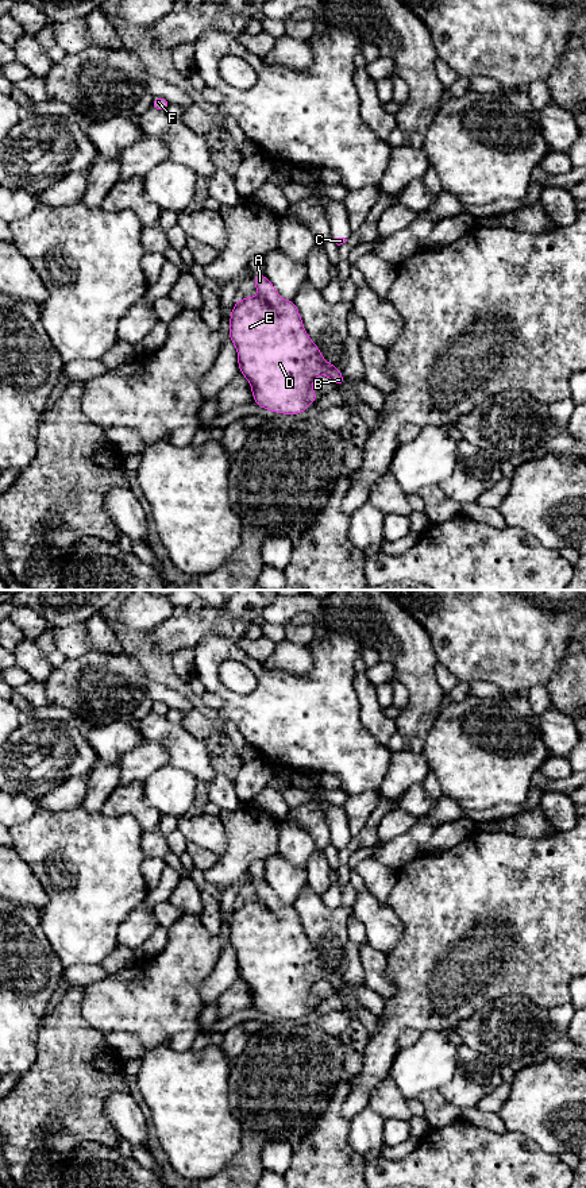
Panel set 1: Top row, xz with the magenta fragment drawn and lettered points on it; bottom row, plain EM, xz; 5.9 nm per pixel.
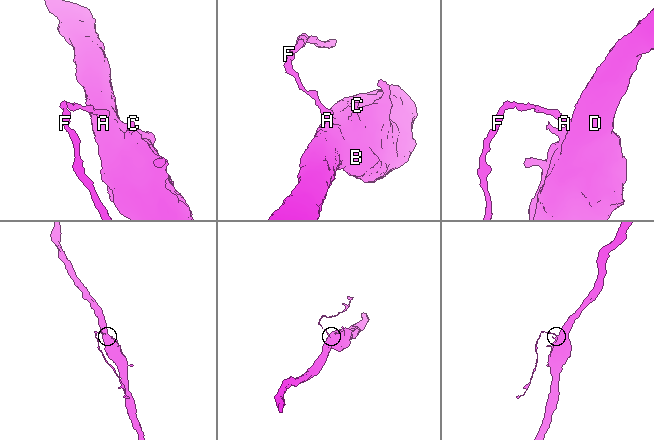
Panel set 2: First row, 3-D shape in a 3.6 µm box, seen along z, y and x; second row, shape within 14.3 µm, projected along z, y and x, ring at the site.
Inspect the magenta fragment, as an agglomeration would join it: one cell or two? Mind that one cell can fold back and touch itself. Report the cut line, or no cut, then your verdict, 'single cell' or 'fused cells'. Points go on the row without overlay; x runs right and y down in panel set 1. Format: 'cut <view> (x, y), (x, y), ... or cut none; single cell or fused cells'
cut none; single cell

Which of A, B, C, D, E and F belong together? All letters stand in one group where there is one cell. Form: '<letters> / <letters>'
A B C D E F

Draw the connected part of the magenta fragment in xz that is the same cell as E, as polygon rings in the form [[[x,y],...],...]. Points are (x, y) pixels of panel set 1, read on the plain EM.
[[[257,879],[252,888],[258,900],[238,904],[230,921],[228,942],[238,956],[239,976],[250,987],[254,1007],[259,1012],[290,1021],[304,1018],[311,1007],[317,1006],[313,986],[324,979],[340,992],[343,979],[323,963],[311,945],[294,906],[281,903],[265,879]]]

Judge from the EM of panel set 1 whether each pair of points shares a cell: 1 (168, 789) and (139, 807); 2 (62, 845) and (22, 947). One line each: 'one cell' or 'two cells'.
1: two cells
2: two cells

